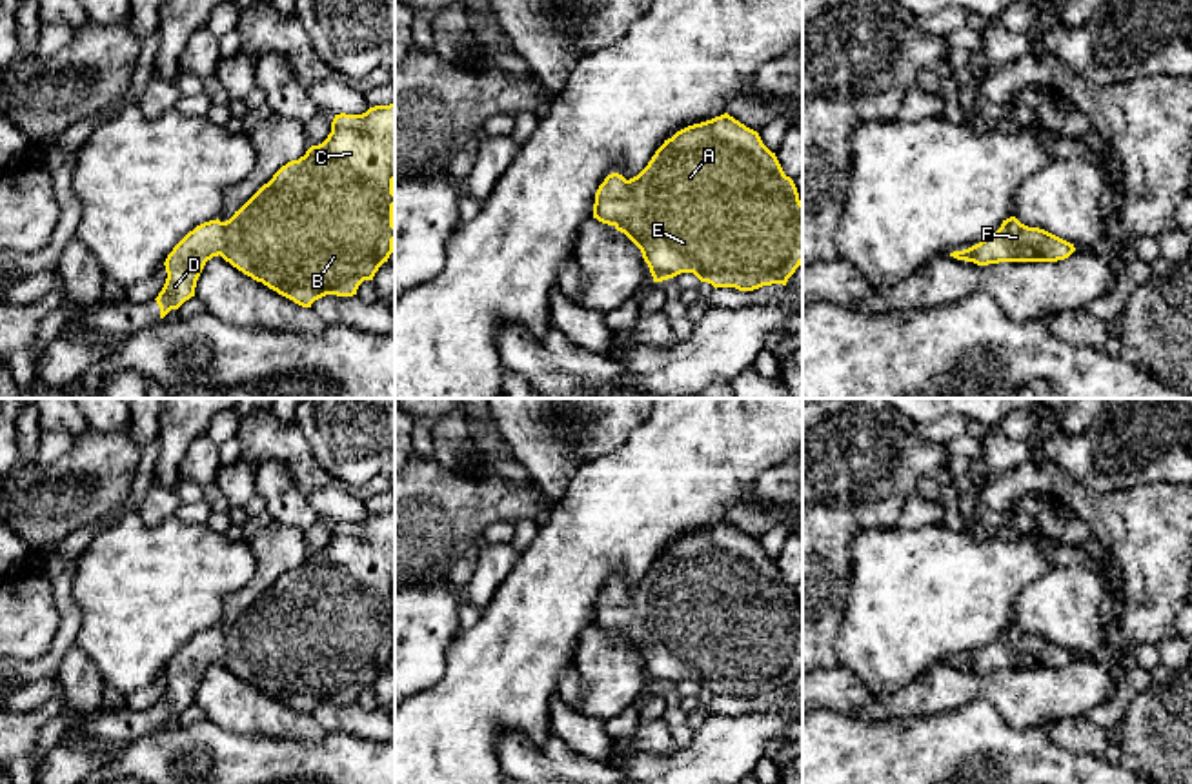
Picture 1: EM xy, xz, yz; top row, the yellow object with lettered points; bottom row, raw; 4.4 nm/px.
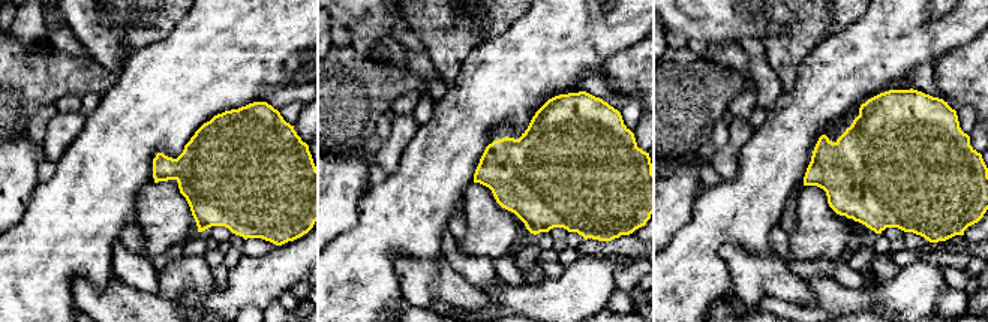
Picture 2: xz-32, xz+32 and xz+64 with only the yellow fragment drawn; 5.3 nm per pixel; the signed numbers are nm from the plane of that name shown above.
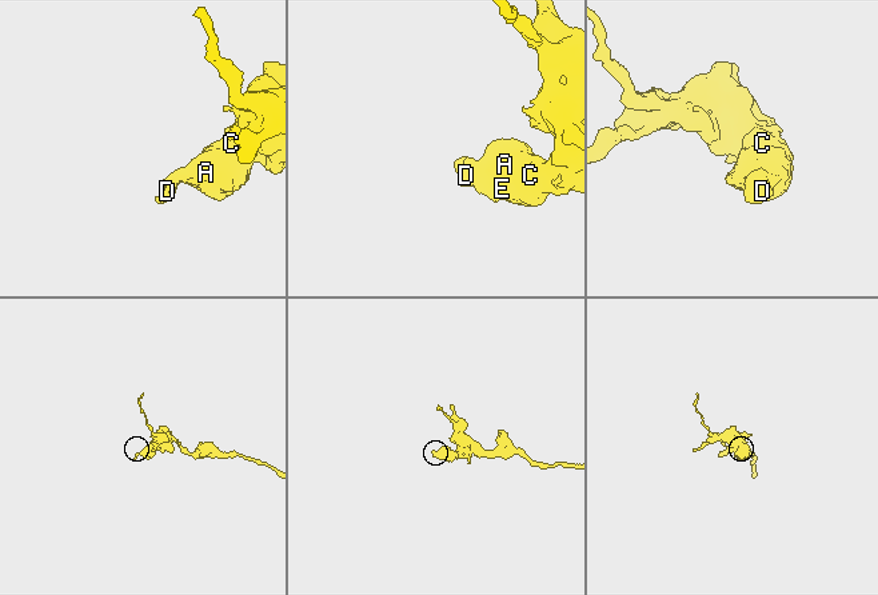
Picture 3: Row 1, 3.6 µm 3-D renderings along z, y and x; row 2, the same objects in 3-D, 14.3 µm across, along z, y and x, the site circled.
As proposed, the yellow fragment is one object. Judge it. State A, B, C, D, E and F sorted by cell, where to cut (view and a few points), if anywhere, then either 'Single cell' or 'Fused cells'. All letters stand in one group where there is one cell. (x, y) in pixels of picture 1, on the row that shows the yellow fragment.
Groups: A B C D E F. No split. Single cell

